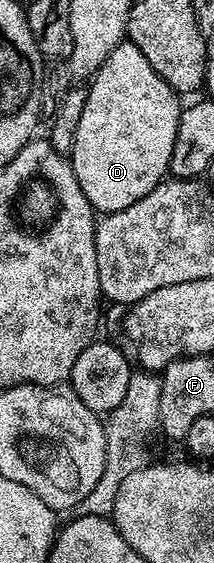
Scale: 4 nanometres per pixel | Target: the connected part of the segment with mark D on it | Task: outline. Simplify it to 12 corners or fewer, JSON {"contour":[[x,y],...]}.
{"contour":[[123,42],[86,88],[68,159],[95,213],[170,171],[180,103]]}

